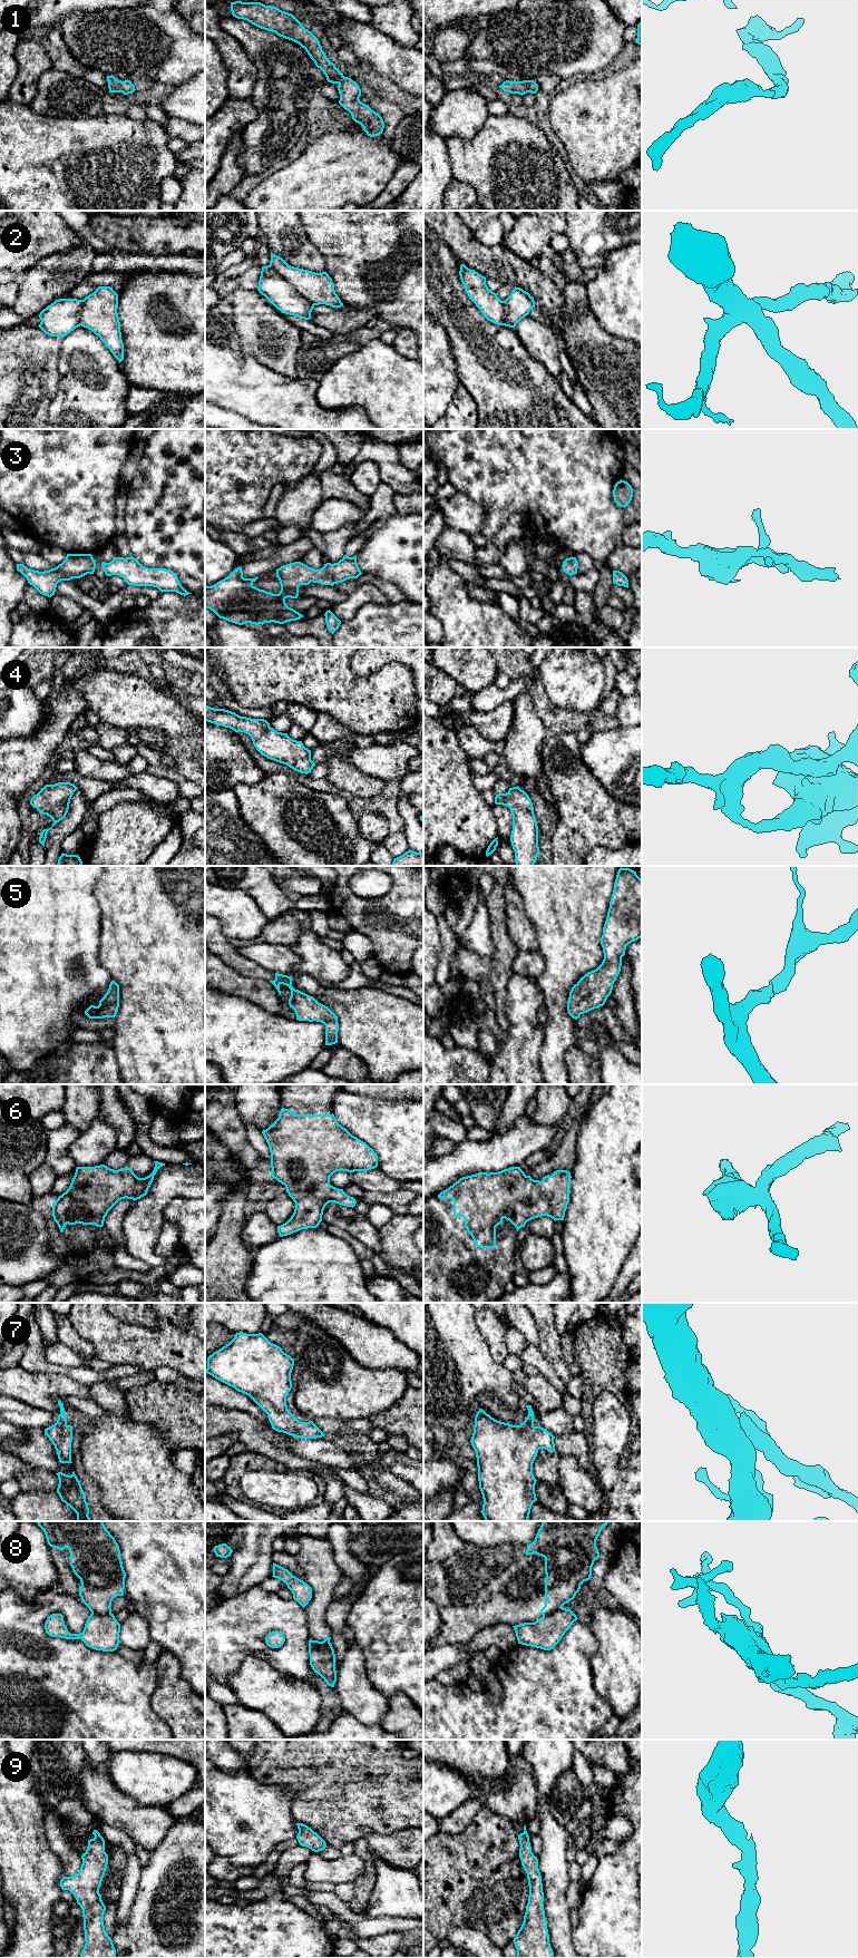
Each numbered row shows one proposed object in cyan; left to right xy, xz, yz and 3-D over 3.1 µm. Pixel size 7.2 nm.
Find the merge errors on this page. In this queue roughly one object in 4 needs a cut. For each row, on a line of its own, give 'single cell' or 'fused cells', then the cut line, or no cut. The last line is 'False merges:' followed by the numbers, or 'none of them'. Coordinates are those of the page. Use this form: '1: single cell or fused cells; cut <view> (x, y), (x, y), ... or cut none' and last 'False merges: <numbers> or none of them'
1: single cell; cut none
2: fused cells; cut xz (270, 264), (313, 305)
3: single cell; cut none
4: single cell; cut none
5: single cell; cut none
6: single cell; cut none
7: single cell; cut none
8: fused cells; cut xy (91, 1611), (97, 1614), (110, 1613)
9: single cell; cut none
False merges: 2, 8

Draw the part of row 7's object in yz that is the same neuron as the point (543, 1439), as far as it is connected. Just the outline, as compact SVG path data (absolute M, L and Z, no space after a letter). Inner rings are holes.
M526 1405L528 1415L520 1425L500 1422L479 1409L475 1416L471 1445L476 1452L479 1489L486 1521L528 1521L532 1506L537 1501L533 1463L539 1449L555 1451L555 1436L542 1426L534 1425L534 1411Z

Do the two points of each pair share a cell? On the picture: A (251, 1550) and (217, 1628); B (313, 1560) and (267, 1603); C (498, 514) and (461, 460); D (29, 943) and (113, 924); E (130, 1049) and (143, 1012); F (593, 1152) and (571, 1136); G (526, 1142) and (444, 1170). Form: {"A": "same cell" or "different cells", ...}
{"A": "different cells", "B": "different cells", "C": "same cell", "D": "different cells", "E": "same cell", "F": "different cells", "G": "same cell"}

